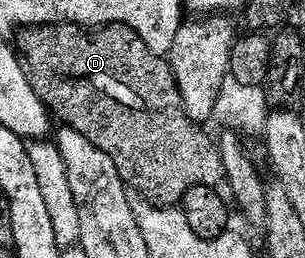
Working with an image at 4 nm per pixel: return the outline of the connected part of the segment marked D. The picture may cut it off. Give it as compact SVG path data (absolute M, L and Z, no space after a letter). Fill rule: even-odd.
M52 23L45 27L27 27L21 32L17 46L26 50L24 54L24 63L28 68L30 82L33 83L36 94L46 103L48 108L55 116L58 115L69 126L74 127L82 133L90 142L96 144L99 149L114 159L118 166L122 180L131 188L133 186L139 191L139 196L145 197L152 202L162 202L170 206L178 205L187 198L187 195L194 187L199 187L201 183L219 180L222 175L222 166L219 164L218 154L215 154L214 148L209 142L206 142L206 136L198 134L198 130L191 125L178 125L178 127L166 127L166 119L175 118L180 109L180 100L178 90L174 88L173 76L174 68L157 51L151 49L149 42L143 39L141 35L127 29L122 25L110 25L105 29L87 29L76 23Z

